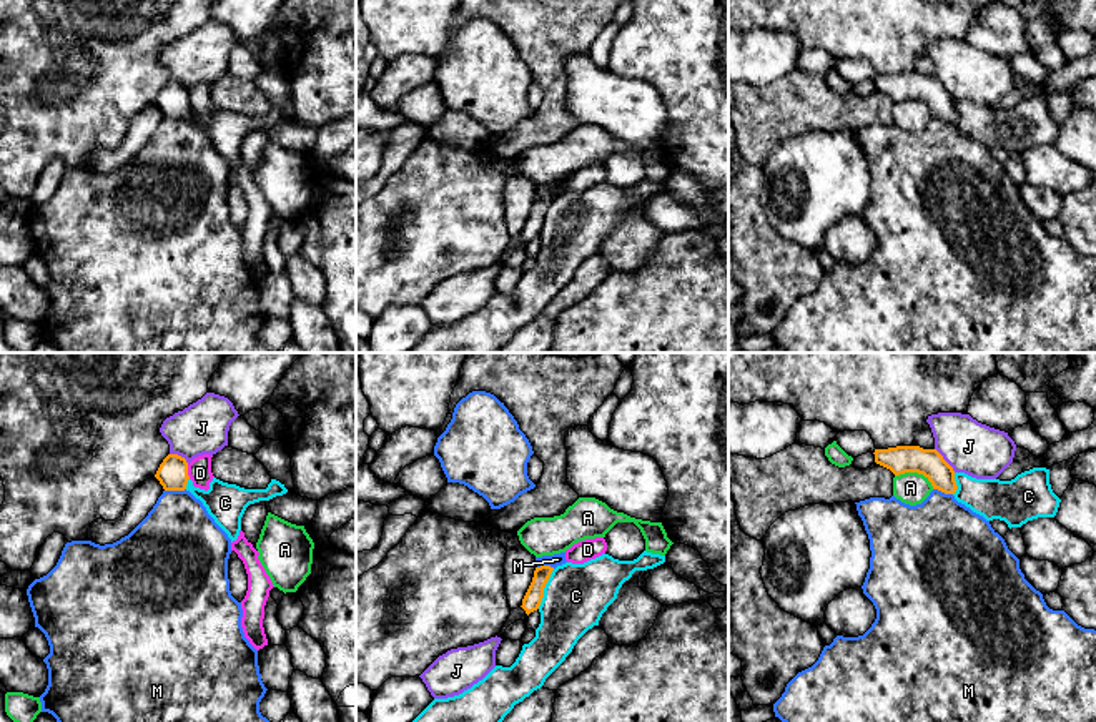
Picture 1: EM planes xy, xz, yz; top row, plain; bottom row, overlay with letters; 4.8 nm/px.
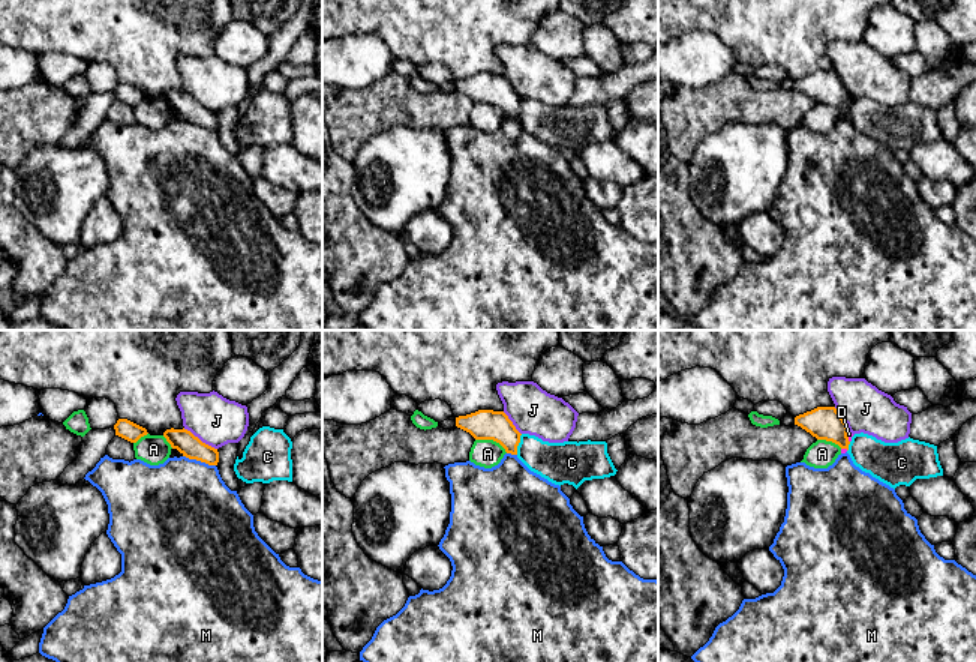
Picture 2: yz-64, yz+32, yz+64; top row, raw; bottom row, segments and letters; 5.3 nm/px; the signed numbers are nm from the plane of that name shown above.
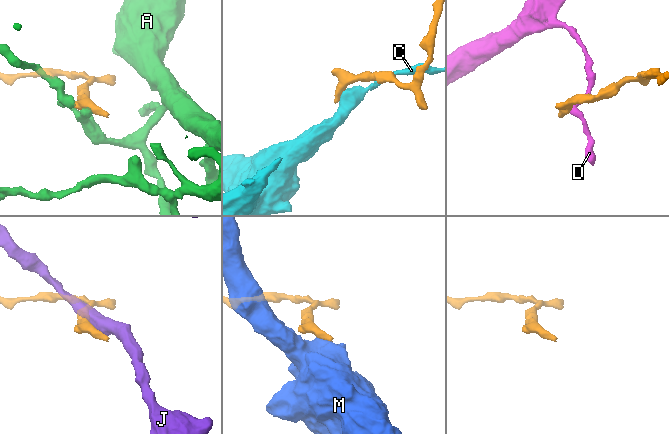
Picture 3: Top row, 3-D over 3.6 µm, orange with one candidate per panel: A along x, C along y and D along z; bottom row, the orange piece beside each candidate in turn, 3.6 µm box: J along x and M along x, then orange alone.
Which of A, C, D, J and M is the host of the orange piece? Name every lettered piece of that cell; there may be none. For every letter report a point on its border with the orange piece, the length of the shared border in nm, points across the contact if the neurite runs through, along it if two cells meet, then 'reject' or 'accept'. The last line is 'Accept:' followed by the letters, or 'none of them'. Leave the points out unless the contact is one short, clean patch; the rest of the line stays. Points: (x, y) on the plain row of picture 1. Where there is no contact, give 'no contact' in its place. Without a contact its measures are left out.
A: yz (915, 98) | 200 nm | reject
C: xz (543, 217) | 200 nm | reject
D: xy (187, 98) | 70 nm | along xy (187, 92), (190, 105) | reject
J: yz (943, 87) | 160 nm | reject
M: xy (175, 117) | 110 nm | along xy (185, 115), (165, 118) | reject
Accept: none of them

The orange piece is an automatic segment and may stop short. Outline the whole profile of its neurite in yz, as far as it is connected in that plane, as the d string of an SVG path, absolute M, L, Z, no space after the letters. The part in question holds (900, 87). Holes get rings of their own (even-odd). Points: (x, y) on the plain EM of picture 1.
M896 73L875 77L875 90L890 96L895 103L905 100L923 101L933 113L945 121L955 121L958 113L953 95L936 77L920 73Z

